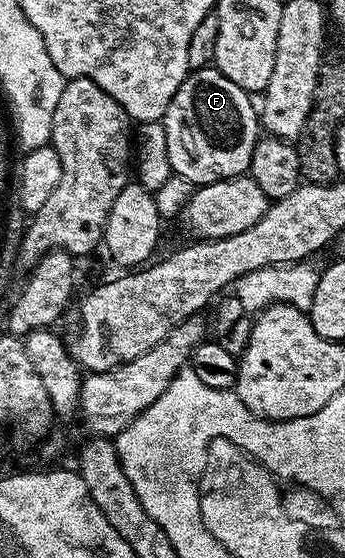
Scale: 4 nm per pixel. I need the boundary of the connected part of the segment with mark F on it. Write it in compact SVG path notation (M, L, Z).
M214 65L190 71L161 120L172 171L196 187L246 175L251 169L253 148L261 137L261 118L256 103L254 106L251 102L252 95L237 88Z

